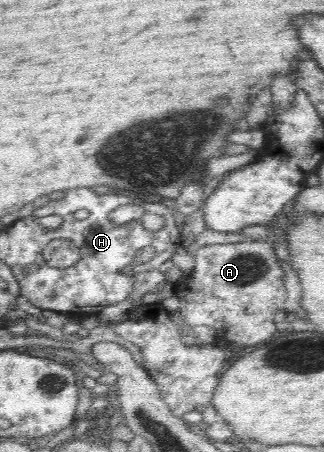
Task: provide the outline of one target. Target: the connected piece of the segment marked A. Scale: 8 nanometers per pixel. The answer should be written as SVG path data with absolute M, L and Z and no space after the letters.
M248 240L245 243L224 243L224 245L206 245L194 251L196 267L192 270L190 289L174 288L173 295L180 300L178 313L184 321L195 325L208 325L215 329L216 335L226 334L226 341L236 345L256 345L266 343L276 333L273 317L283 310L287 293L284 285L284 271L276 261L276 253L266 241Z

